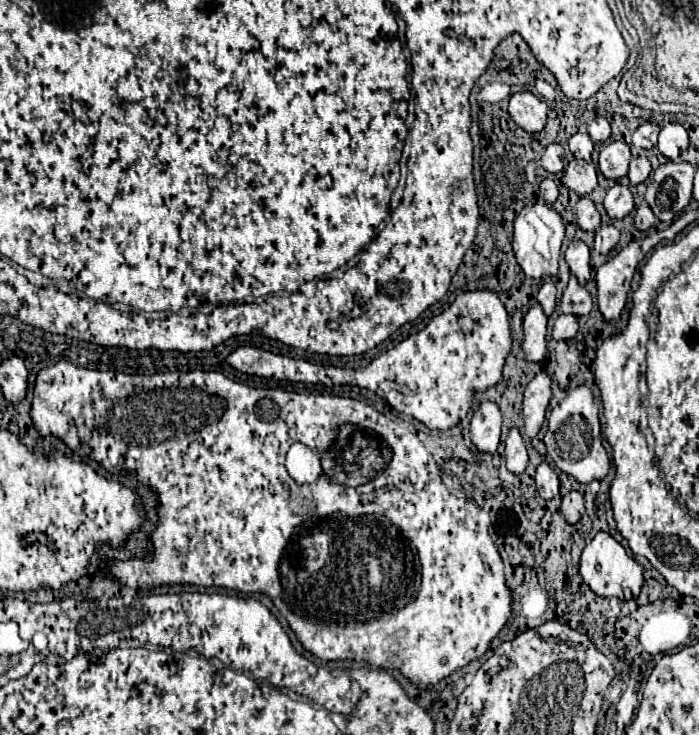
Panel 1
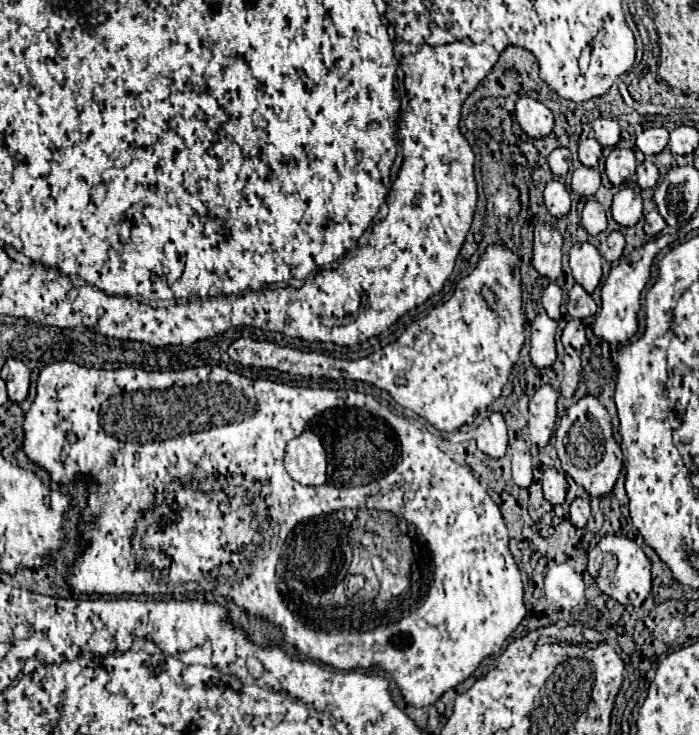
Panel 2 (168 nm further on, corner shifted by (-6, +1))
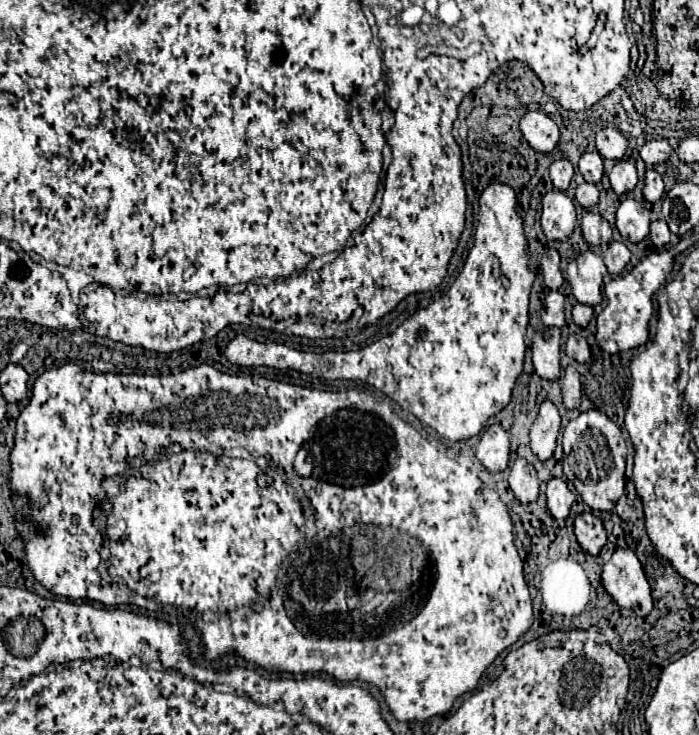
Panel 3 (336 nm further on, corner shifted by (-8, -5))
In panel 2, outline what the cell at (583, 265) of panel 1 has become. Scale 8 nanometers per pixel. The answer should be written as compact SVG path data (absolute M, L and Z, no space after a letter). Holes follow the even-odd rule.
M577 243L569 251L569 267L573 279L587 291L593 293L601 281L603 257L591 243Z

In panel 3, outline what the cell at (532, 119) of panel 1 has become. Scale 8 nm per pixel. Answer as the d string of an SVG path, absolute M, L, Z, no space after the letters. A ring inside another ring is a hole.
M527 111L523 115L521 133L527 139L527 143L539 153L553 151L553 147L559 141L559 127L549 115L541 111Z

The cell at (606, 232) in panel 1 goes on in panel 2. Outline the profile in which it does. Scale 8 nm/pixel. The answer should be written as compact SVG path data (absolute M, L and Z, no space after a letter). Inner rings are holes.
M613 231L613 233L603 237L603 241L599 245L599 253L605 257L605 261L613 263L621 257L623 247L625 247L625 237L619 231Z

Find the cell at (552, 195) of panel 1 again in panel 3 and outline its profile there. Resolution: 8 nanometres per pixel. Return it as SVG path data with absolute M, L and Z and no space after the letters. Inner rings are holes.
M559 189L549 191L543 197L543 213L541 213L541 227L547 239L563 241L575 229L577 213L573 201Z

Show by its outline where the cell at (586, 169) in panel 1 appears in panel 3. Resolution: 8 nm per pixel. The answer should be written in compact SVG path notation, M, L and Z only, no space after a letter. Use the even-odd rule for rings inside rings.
M581 181L581 183L577 185L575 199L577 199L585 209L597 205L597 201L599 201L599 189L597 189L597 185L595 185L595 183L587 183L587 181Z

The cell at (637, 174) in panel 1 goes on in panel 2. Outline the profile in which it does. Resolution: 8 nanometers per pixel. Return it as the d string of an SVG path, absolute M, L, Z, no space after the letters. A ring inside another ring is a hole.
M643 161L643 163L637 167L637 185L639 185L641 189L655 187L655 185L657 185L657 179L659 179L659 169L657 169L651 161Z

